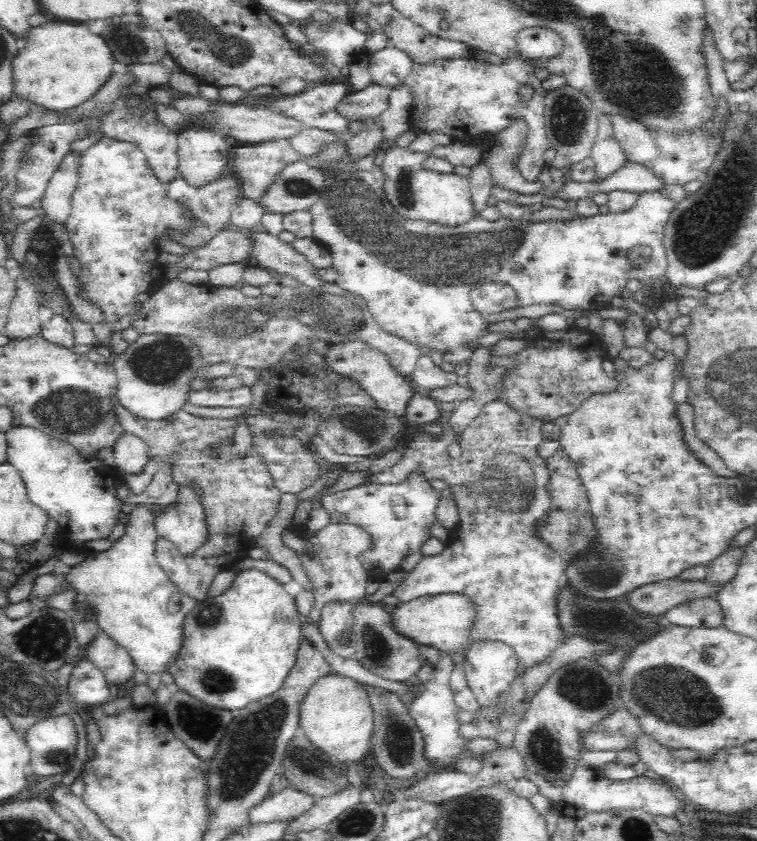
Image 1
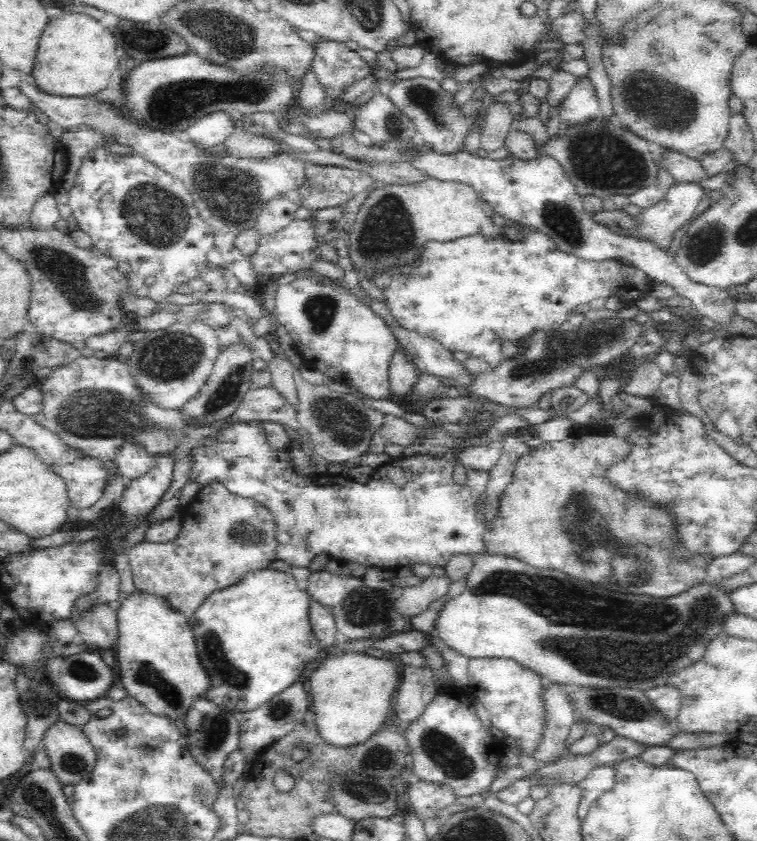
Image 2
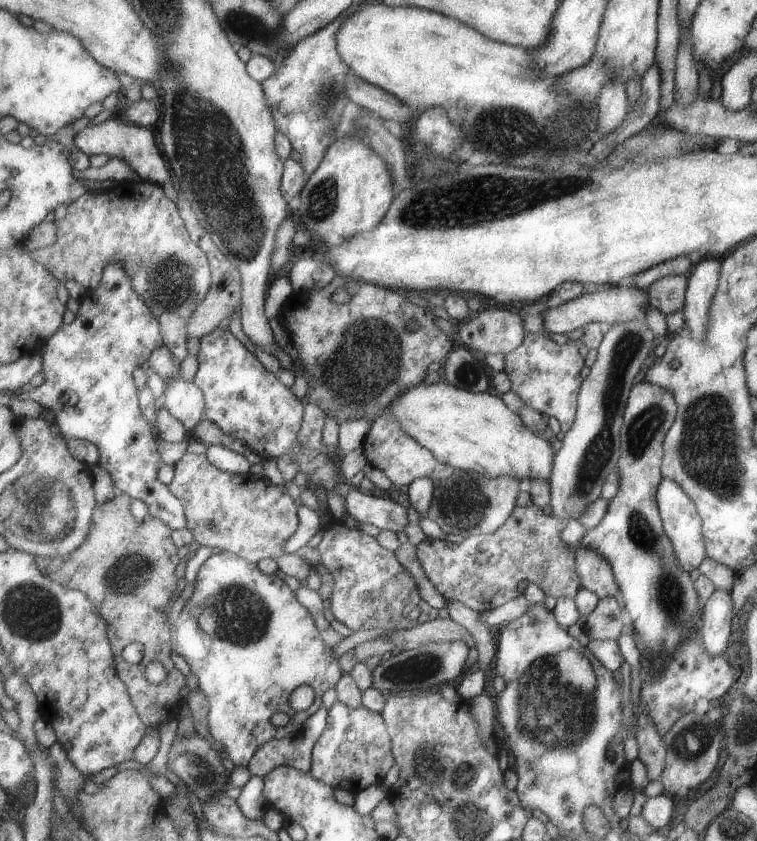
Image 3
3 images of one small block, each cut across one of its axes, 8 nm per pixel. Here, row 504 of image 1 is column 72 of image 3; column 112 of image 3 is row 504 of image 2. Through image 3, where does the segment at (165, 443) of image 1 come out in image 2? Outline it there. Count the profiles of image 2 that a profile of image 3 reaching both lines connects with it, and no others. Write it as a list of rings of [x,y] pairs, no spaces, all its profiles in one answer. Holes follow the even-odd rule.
[[[214,481],[200,487],[200,491],[196,494],[193,500],[187,506],[180,506],[178,512],[183,517],[183,532],[181,536],[174,542],[166,543],[154,543],[148,541],[142,541],[134,546],[130,547],[130,550],[126,550],[126,555],[129,558],[129,565],[131,566],[133,584],[136,589],[144,589],[144,591],[150,591],[150,593],[156,593],[156,595],[162,595],[166,597],[172,607],[182,611],[186,616],[191,616],[193,612],[212,594],[223,588],[228,588],[231,584],[234,584],[238,579],[242,578],[248,572],[265,569],[270,562],[274,562],[274,550],[276,550],[276,540],[274,539],[274,524],[273,515],[266,509],[260,502],[257,502],[254,498],[244,498],[230,492],[224,483],[220,481]]]

